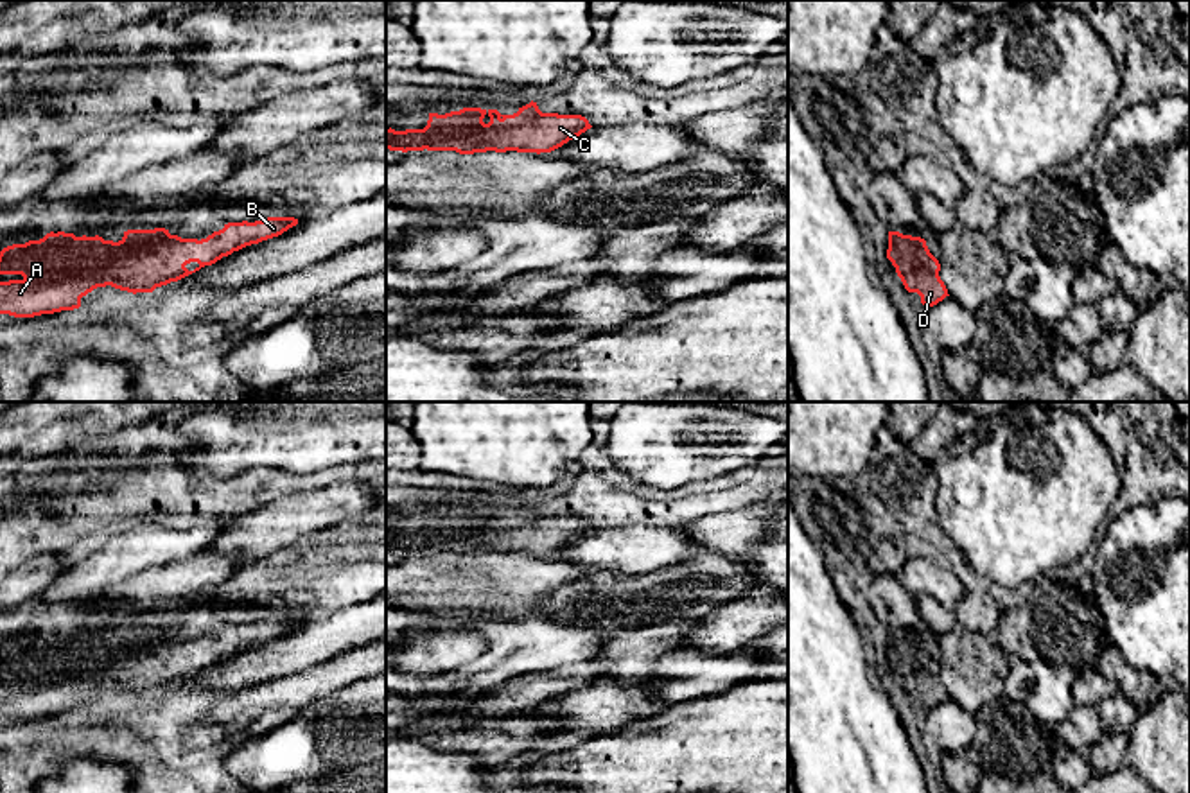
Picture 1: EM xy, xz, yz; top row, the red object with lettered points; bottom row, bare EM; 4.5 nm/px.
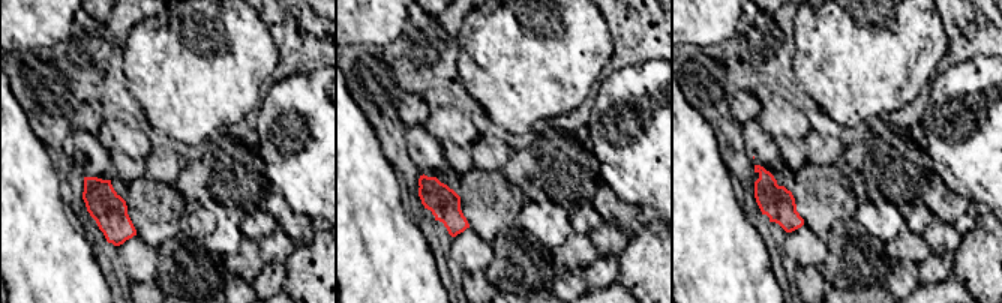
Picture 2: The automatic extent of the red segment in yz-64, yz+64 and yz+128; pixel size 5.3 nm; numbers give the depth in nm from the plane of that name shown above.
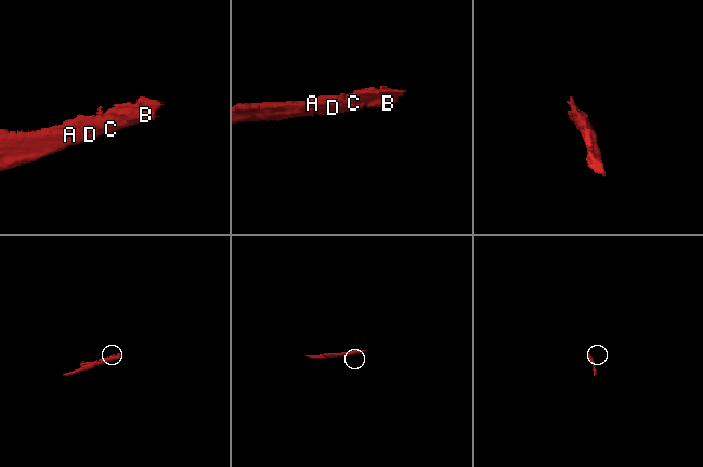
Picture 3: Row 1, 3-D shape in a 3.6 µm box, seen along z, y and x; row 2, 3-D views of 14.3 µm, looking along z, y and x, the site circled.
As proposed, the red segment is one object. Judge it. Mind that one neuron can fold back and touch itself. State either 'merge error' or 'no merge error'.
no merge error

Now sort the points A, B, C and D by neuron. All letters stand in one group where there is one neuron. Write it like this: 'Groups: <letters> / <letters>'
Groups: A B C D

